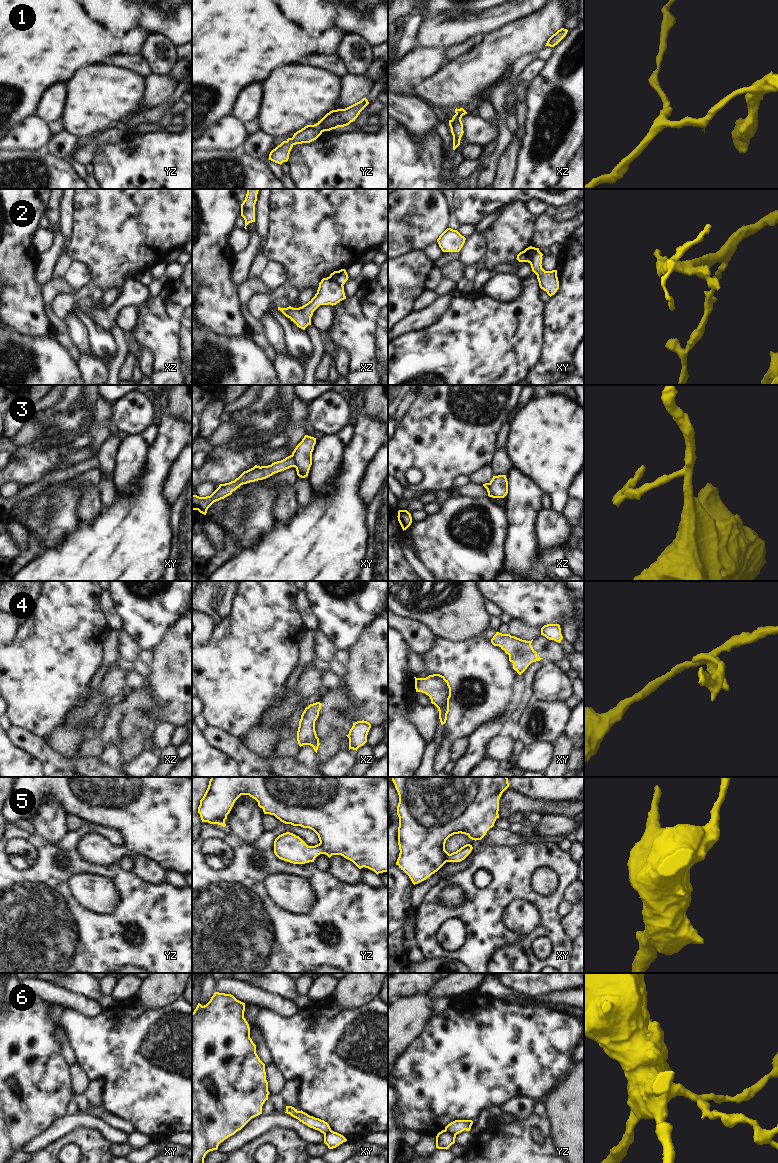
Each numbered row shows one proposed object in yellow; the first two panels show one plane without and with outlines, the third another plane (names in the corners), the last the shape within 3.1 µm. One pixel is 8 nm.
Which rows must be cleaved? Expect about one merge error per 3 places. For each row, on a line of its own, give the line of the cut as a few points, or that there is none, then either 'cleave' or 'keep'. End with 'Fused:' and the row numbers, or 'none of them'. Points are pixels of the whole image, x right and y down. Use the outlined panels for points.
1: no cut | keep
2: xy (538, 249), (533, 252), (529, 262) | cleave
3: xy (291, 455), (295, 466) | cleave
4: xz (347, 735), (349, 737) | cleave
5: no cut | keep
6: yz (445, 1129), (455, 1135) | cleave
Fused: 2, 3, 4, 6

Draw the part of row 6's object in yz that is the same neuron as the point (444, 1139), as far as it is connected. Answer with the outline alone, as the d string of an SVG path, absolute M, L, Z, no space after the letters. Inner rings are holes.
M442 1130L436 1136L436 1148L449 1149L449 1147L455 1143L455 1138L455 1134L448 1132L447 1130Z

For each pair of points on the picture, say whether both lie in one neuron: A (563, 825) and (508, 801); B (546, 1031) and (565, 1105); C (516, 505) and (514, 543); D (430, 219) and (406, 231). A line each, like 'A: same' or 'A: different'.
A: different
B: different
C: same
D: same

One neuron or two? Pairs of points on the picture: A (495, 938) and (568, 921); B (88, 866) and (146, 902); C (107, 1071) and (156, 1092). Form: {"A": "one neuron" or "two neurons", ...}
{"A": "two neurons", "B": "one neuron", "C": "one neuron"}

